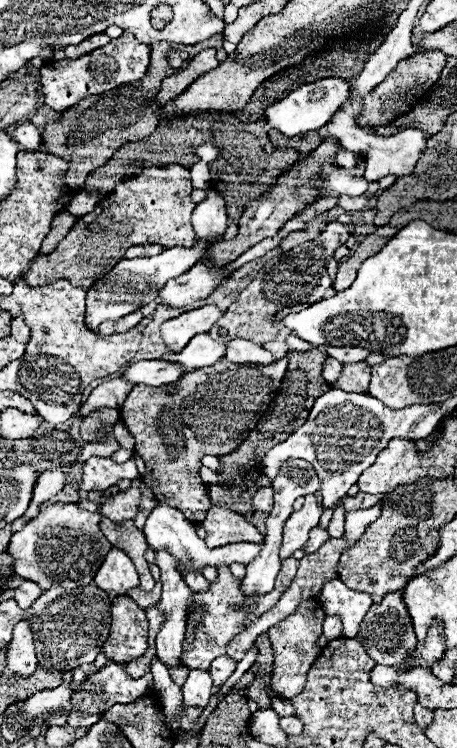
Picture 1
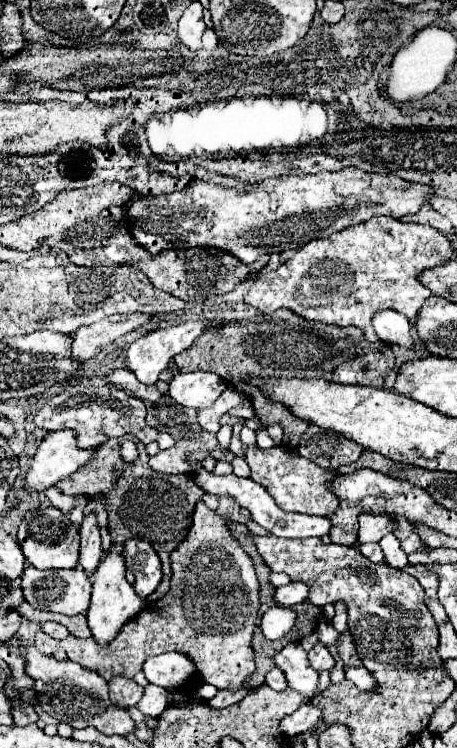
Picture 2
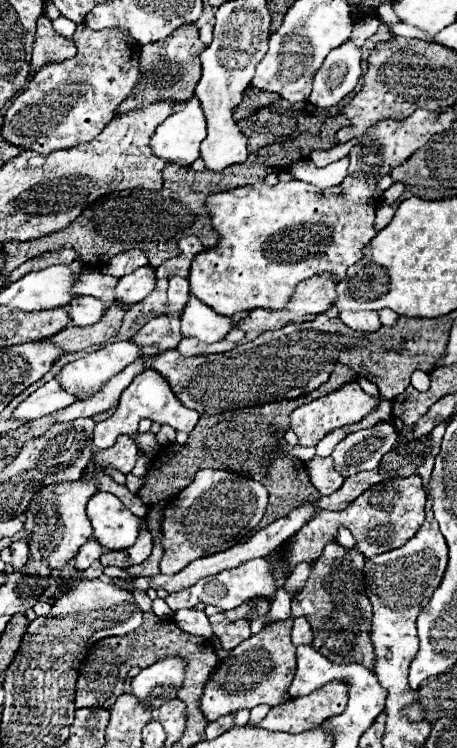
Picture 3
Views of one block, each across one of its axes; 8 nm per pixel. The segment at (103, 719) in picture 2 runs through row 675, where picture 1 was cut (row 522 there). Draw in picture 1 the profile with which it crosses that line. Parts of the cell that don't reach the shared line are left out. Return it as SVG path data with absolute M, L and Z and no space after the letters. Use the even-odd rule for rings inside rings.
M50 504L46 508L40 508L38 516L30 520L28 524L22 526L22 530L14 532L8 544L8 556L14 560L14 572L20 578L34 580L42 590L52 588L52 586L66 586L66 588L78 588L82 584L90 584L94 578L94 572L98 570L98 564L102 564L102 556L112 548L112 544L102 536L100 528L100 514L98 512L88 512L80 510L76 504Z

